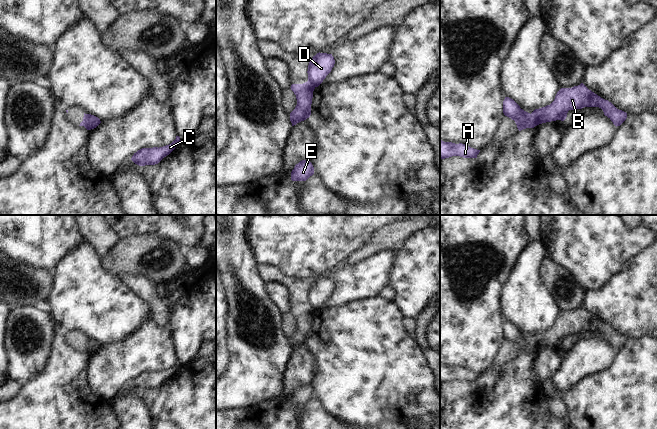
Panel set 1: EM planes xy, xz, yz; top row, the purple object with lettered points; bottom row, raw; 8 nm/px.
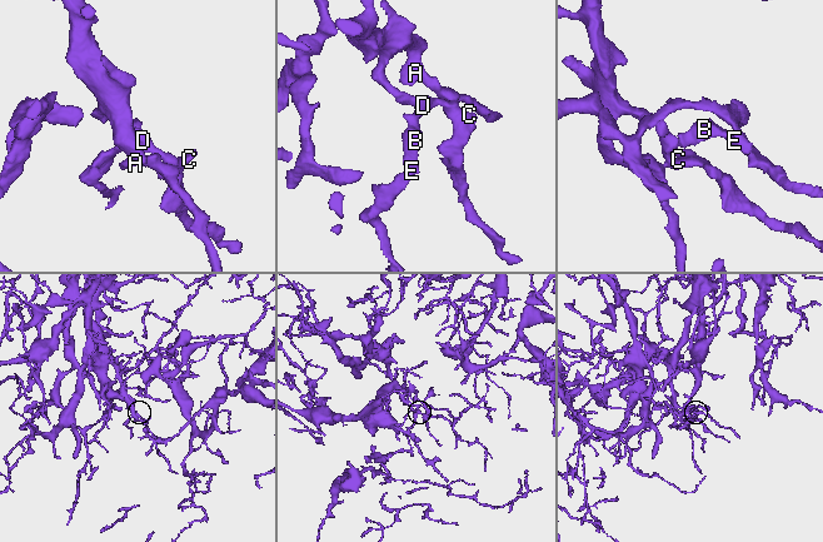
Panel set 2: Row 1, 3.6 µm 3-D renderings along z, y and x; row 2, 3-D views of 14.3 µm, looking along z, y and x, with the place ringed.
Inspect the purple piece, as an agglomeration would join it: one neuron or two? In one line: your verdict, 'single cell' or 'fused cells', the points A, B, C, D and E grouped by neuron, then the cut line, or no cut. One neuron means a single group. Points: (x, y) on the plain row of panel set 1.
fused cells | A C D / B E | yz (530, 338), (530, 349), (532, 351)

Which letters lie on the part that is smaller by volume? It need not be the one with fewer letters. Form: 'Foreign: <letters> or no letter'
Foreign: B, E

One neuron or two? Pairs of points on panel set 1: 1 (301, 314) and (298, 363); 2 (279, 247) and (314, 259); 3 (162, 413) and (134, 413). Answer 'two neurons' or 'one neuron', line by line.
1: two neurons
2: one neuron
3: two neurons

